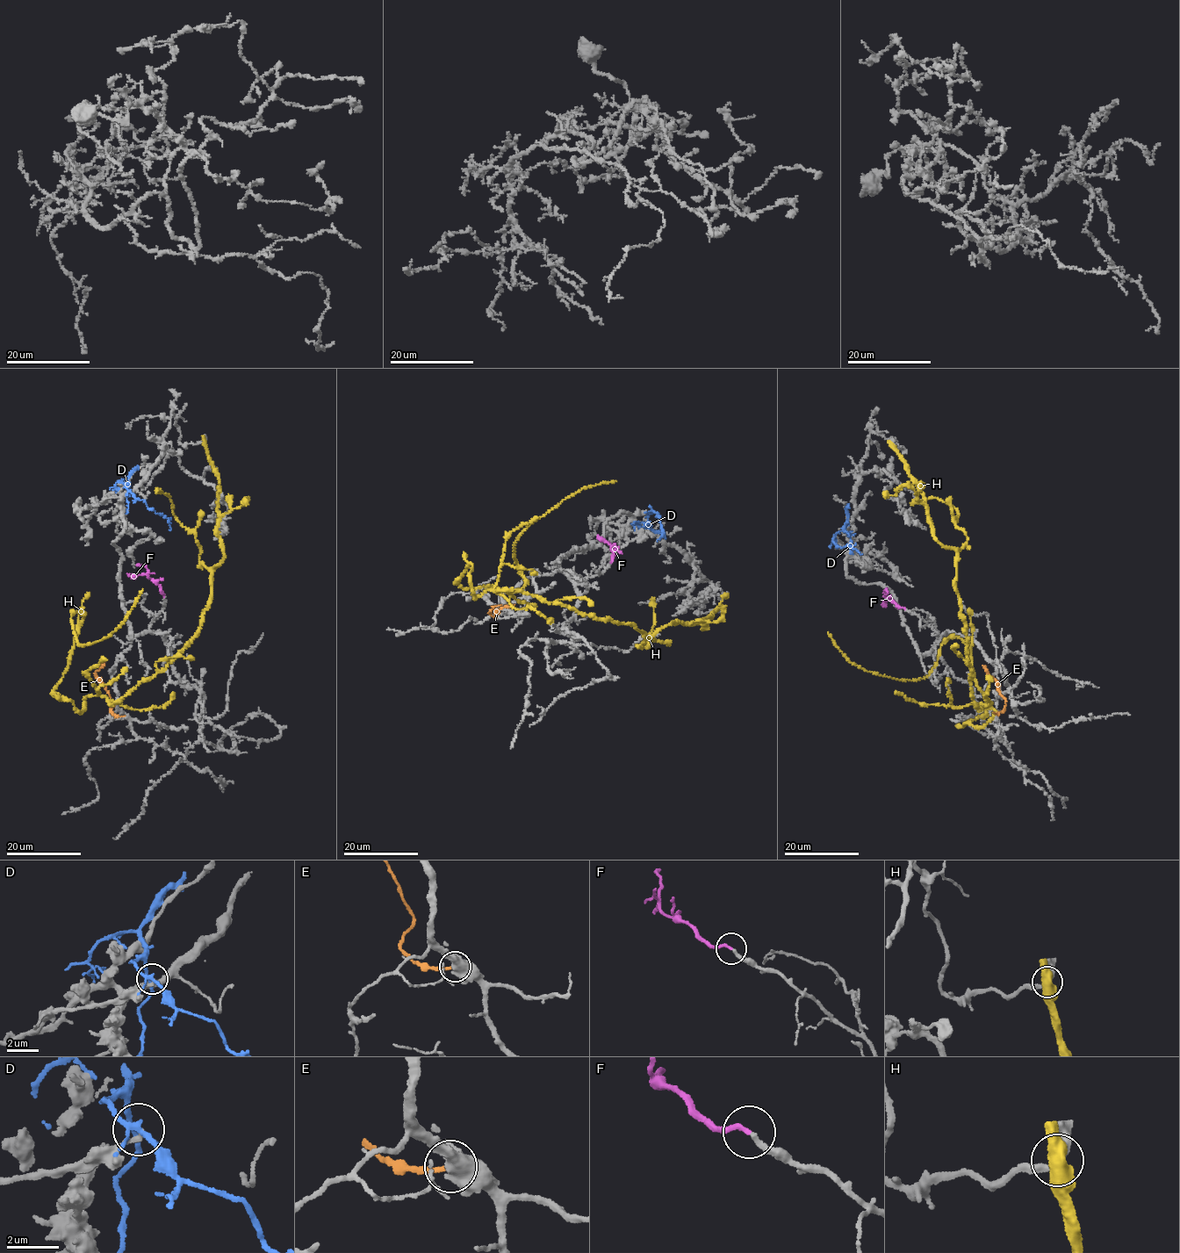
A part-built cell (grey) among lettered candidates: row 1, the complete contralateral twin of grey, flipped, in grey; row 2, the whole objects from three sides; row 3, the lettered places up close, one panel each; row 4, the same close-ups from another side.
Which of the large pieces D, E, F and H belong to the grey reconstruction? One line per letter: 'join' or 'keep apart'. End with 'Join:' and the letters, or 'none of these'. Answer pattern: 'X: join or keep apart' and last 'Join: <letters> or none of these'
D: keep apart
E: keep apart
F: join
H: keep apart
Join: F

